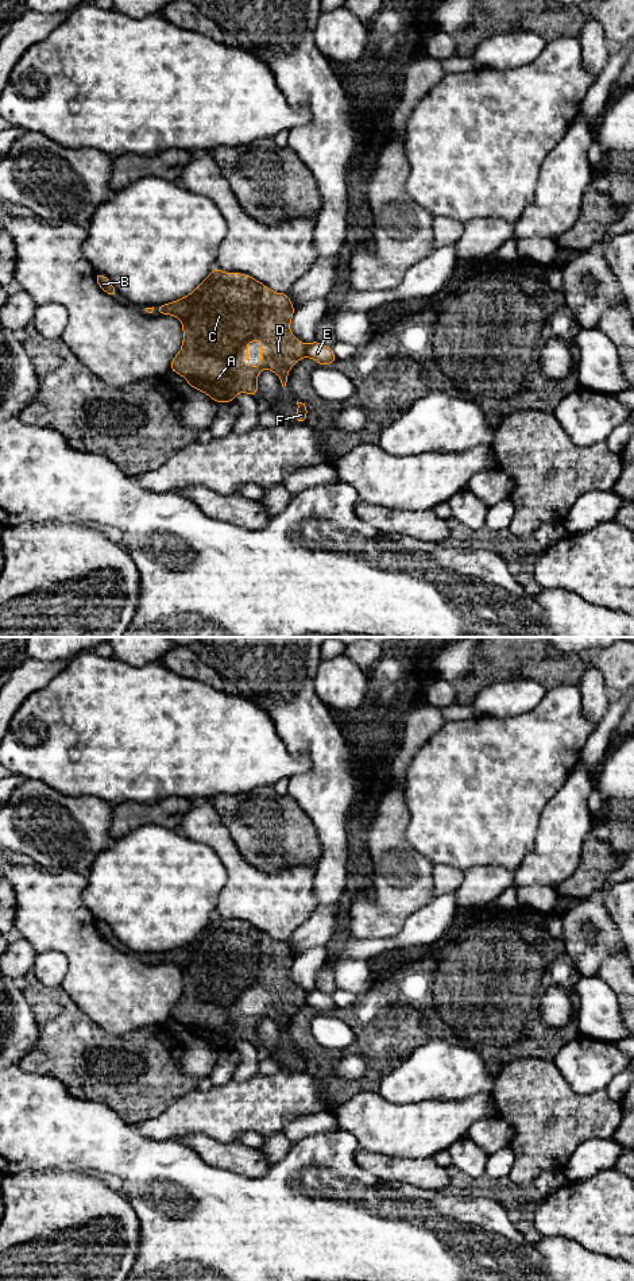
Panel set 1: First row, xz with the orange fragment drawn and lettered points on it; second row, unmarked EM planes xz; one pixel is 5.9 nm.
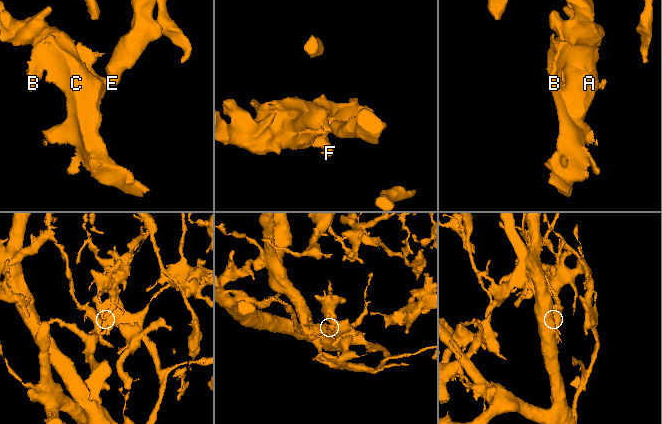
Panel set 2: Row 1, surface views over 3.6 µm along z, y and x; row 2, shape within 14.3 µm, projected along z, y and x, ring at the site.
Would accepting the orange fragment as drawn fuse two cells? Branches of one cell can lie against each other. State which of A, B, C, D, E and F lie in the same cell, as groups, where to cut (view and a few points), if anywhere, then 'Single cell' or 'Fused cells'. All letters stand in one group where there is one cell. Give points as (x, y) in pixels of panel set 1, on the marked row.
Groups: A B C D F / E. Split along xz (305, 344), (306, 355). Fused cells

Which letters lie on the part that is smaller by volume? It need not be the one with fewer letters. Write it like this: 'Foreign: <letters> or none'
Foreign: A, B, C, D, F

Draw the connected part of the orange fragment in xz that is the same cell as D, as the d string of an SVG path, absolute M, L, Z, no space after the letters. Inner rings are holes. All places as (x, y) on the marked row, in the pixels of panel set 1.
M213 269L190 294L156 306L159 315L181 320L183 342L170 363L170 370L183 377L190 389L208 394L219 404L232 402L237 393L258 396L258 374L274 371L286 386L290 369L306 356L306 344L291 332L294 305L286 293L275 293L248 274ZM260 342L260 366L248 366L246 346Z

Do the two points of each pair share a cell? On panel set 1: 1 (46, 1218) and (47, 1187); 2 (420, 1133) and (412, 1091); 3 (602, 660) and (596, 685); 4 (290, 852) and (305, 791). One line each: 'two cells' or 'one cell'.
1: one cell
2: two cells
3: two cells
4: two cells

